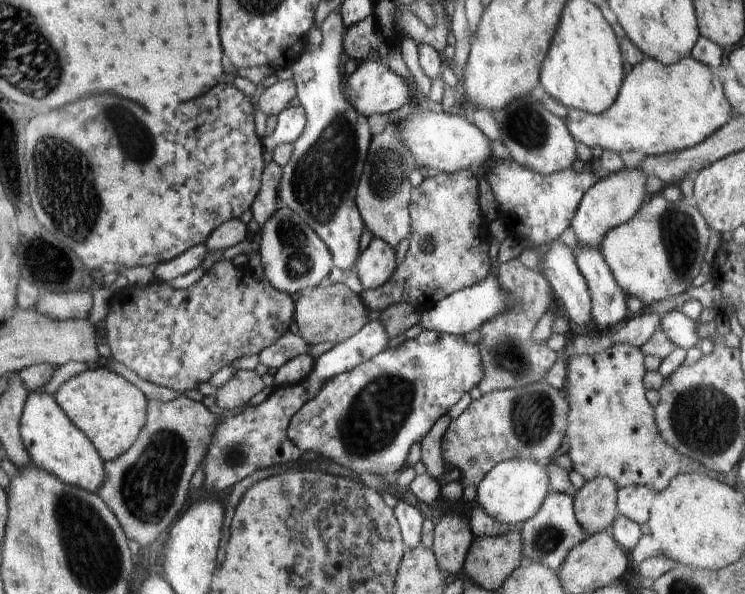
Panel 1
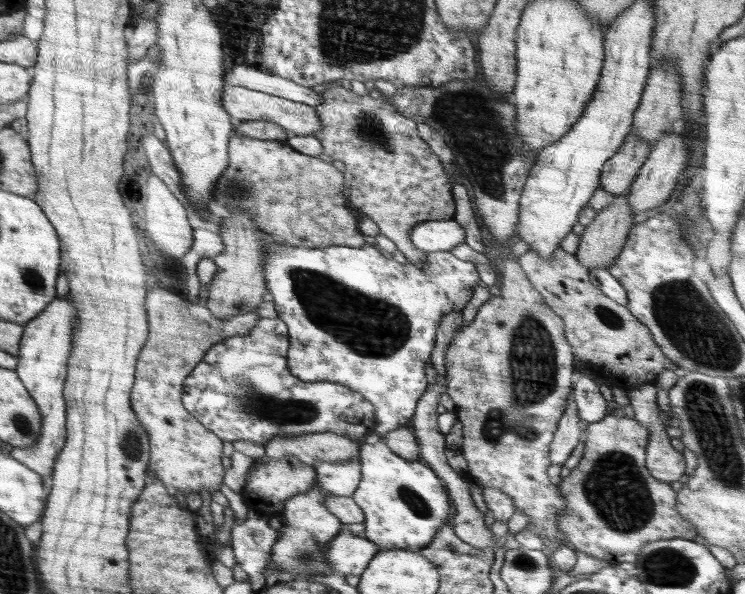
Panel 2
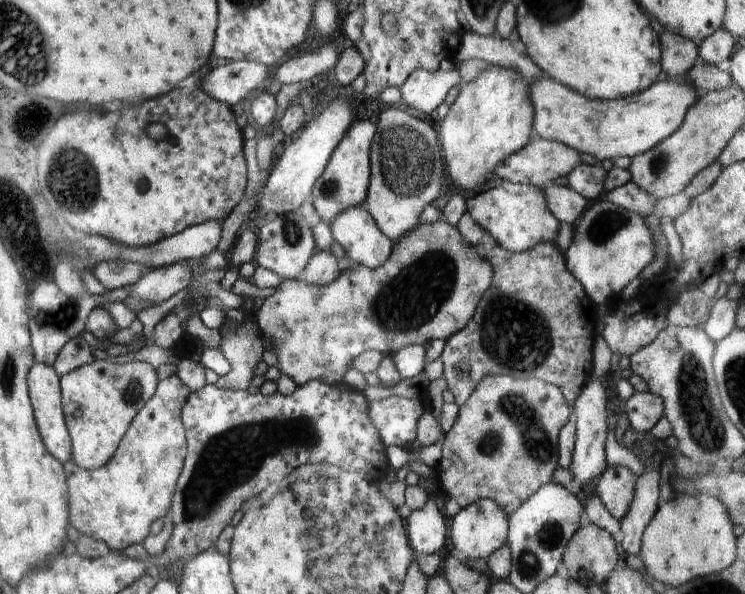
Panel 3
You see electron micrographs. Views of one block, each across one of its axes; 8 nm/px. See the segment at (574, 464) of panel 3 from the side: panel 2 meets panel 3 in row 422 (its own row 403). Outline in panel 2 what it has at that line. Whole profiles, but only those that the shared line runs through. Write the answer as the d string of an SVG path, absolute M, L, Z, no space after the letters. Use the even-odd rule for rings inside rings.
M582 373L572 387L571 397L577 405L577 413L581 420L588 424L594 423L610 413L606 405L607 401L602 397L593 375Z

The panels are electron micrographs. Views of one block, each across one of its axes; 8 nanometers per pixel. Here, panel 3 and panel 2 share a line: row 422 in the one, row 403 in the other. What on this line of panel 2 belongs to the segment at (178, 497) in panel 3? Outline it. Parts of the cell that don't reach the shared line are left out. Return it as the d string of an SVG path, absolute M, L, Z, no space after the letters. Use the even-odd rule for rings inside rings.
M260 318L247 335L231 336L221 343L214 343L203 359L184 379L182 385L182 402L185 409L204 428L213 432L223 441L250 440L258 444L270 442L275 436L291 434L308 434L309 432L333 432L347 436L358 442L373 432L377 425L376 409L361 392L345 387L336 382L304 382L296 378L287 365L287 325L279 318Z

